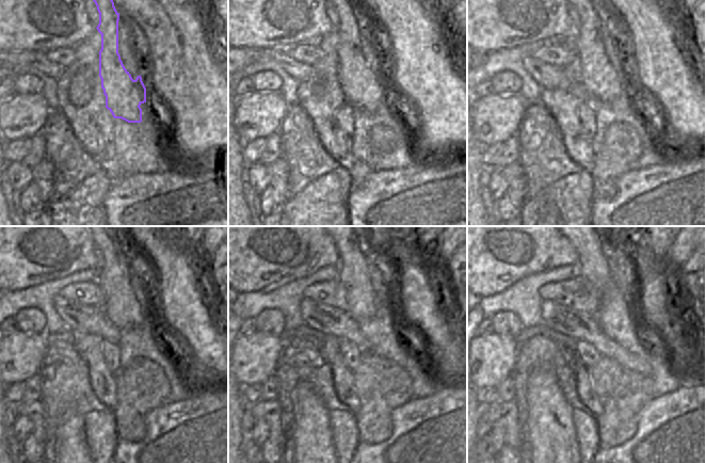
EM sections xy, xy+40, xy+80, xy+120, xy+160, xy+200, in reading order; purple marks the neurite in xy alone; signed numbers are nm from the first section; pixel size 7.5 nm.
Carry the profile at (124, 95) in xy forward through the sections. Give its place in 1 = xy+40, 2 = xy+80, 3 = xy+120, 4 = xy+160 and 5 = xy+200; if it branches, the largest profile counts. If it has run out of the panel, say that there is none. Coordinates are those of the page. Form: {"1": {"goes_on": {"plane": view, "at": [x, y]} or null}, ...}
{"1": {"goes_on": {"plane": "xy+40", "at": [363, 88]}}, "2": {"goes_on": {"plane": "xy+80", "at": [600, 79]}}, "3": {"goes_on": {"plane": "xy+120", "at": [121, 306]}}, "4": {"goes_on": {"plane": "xy+160", "at": [362, 303]}}, "5": {"goes_on": {"plane": "xy+200", "at": [589, 248]}}}

